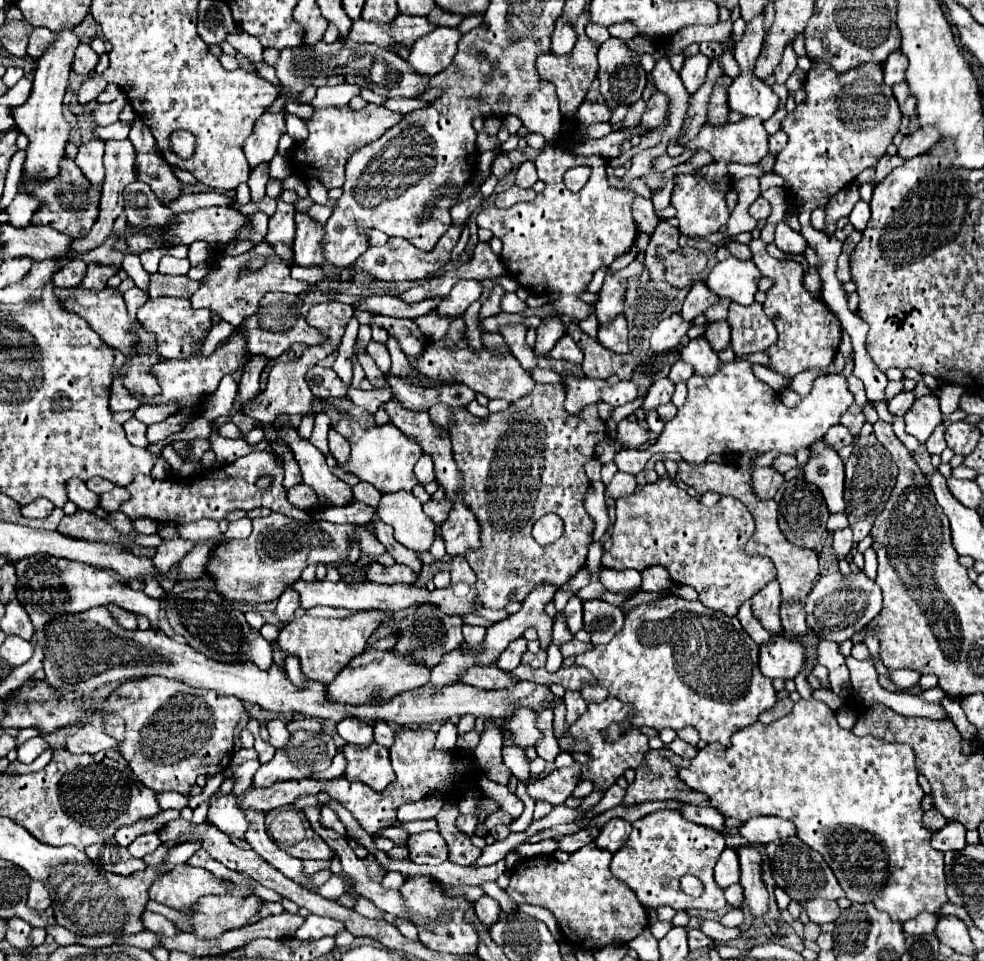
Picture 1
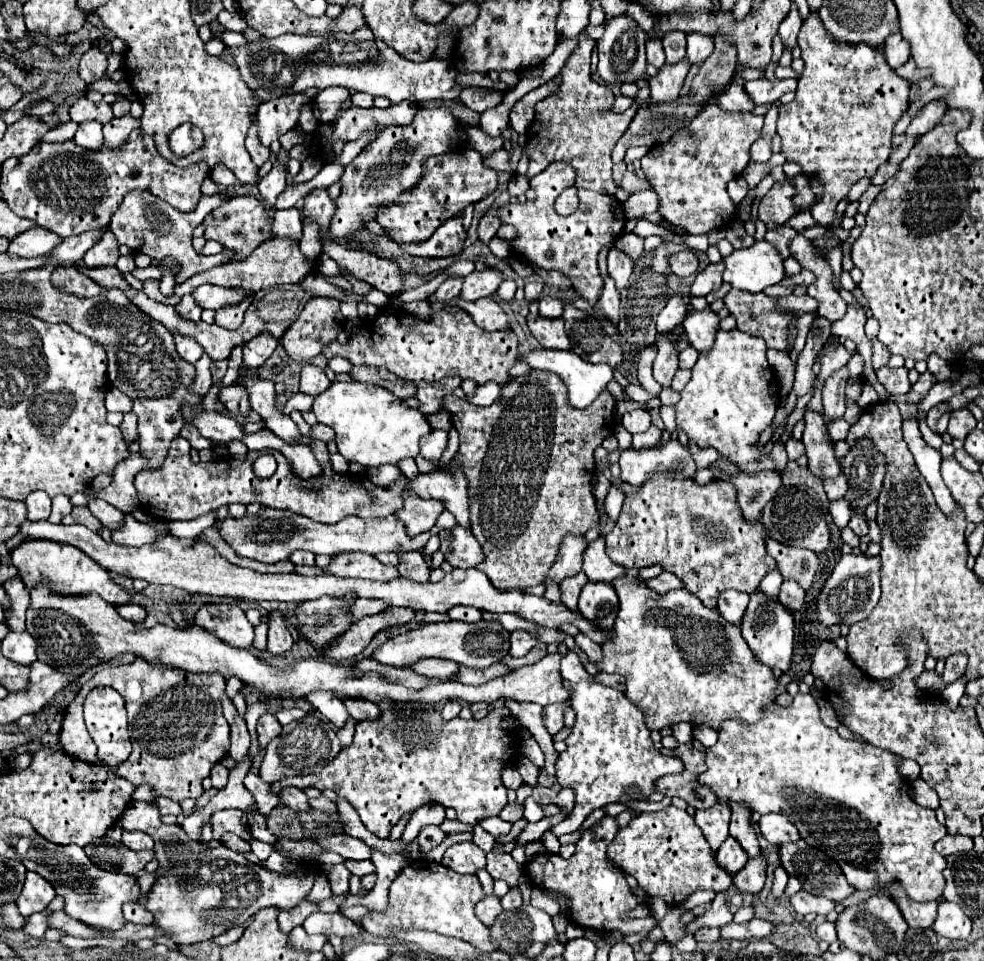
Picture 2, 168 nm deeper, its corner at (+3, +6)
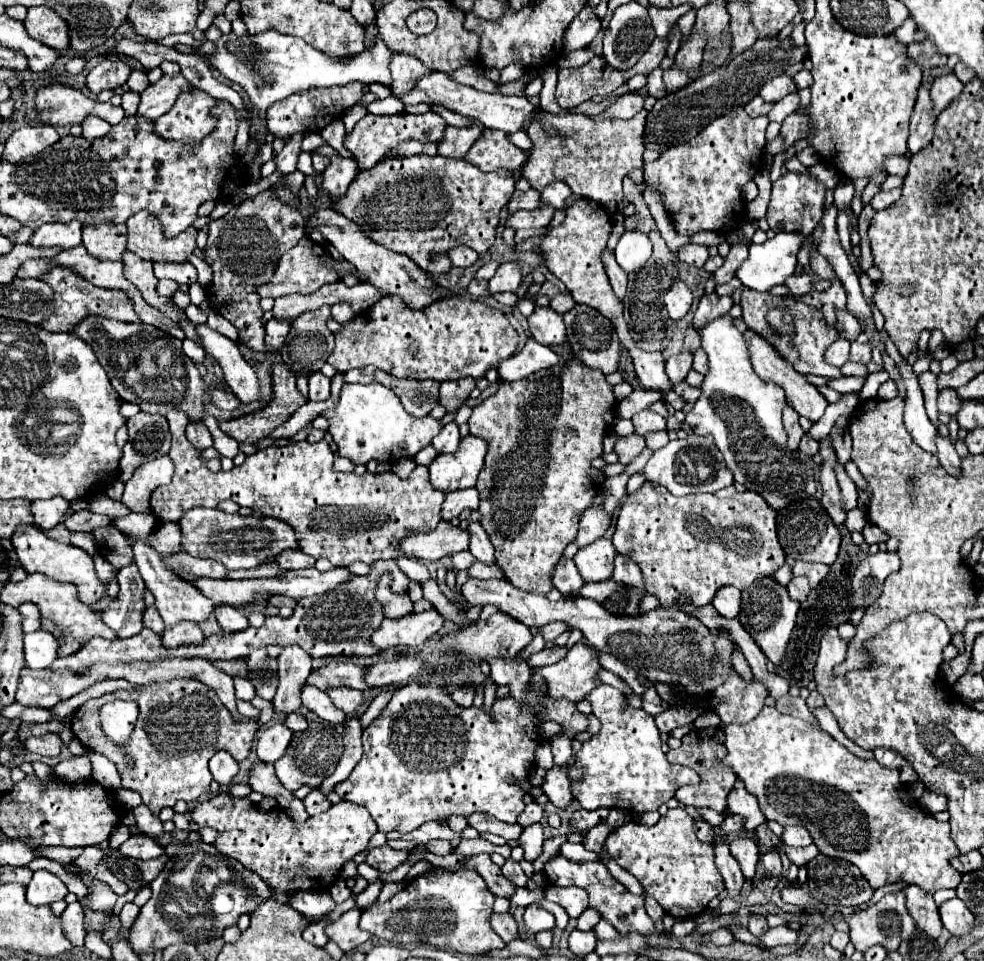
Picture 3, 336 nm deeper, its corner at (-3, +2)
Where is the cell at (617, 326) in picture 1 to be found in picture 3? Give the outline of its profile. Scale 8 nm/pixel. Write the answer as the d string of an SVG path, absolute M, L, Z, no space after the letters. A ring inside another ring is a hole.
M605 249L603 255L601 255L601 259L603 259L603 265L605 265L605 271L609 275L609 281L611 281L613 291L617 293L619 299L623 299L625 297L625 289L627 289L627 273L617 265L613 251Z

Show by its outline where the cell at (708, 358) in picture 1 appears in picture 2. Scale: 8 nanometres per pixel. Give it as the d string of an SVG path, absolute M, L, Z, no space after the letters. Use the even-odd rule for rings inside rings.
M709 307L703 311L691 309L691 315L683 321L683 329L689 337L689 345L699 353L707 353L715 343L715 335L719 331L719 317Z

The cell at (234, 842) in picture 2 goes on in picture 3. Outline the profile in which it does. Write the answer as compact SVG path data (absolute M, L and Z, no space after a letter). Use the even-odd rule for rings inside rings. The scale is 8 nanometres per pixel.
M219 793L207 801L199 801L191 811L191 819L201 828L215 829L217 839L213 845L217 851L257 873L279 903L287 903L295 891L327 889L337 879L337 873L341 873L343 863L365 851L367 841L377 833L369 811L349 801L335 803L329 811L297 823L279 807L261 811L247 797L239 799L229 793Z

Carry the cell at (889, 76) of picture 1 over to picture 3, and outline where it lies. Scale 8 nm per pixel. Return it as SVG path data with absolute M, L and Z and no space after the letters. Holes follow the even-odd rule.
M909 17L909 19L895 31L895 37L897 37L903 45L911 45L911 43L915 43L915 41L925 39L925 33L923 33L923 29L919 29L917 23Z

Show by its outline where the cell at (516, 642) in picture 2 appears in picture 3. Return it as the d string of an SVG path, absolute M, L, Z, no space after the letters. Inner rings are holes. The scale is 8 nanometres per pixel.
M555 621L555 623L547 623L545 627L541 627L541 635L547 643L551 643L555 637L559 637L561 633L565 633L569 629L567 623L561 623L561 621Z

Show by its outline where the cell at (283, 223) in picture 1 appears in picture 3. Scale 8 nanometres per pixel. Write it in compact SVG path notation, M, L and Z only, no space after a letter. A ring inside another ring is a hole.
M305 133L291 135L291 139L281 149L281 153L275 157L279 173L287 175L287 173L293 173L297 169L297 157L301 153L301 141L303 141L303 137L305 137Z

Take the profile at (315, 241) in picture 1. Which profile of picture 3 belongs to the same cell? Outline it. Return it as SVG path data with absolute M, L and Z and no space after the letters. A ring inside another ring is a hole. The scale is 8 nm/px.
M339 155L331 157L331 165L323 171L323 191L333 199L345 195L357 171L359 167L355 159L343 159Z

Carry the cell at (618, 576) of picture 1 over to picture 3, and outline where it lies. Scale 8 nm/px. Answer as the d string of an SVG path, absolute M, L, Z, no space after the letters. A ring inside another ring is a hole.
M599 539L597 543L591 543L587 547L581 547L577 555L573 557L581 577L585 583L593 581L605 581L611 579L613 575L613 557L615 557L615 547L611 539Z

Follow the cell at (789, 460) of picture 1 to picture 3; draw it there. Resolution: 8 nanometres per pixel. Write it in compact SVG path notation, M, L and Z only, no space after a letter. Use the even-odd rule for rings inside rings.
M805 433L803 439L801 439L801 445L799 445L799 451L803 451L803 453L807 453L807 455L813 457L813 455L819 453L819 441L813 439L809 433Z

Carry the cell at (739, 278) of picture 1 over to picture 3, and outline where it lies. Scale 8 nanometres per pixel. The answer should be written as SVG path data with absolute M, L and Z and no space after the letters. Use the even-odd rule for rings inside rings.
M777 233L763 245L751 245L749 257L737 269L737 279L755 291L767 291L781 285L795 273L797 253L805 237L797 233Z

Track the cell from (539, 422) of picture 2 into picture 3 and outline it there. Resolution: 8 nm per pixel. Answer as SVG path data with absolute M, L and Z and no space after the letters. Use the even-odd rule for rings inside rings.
M567 343L551 349L565 359L561 367L533 373L515 383L499 383L497 393L477 405L469 419L471 435L489 443L485 467L475 485L481 495L481 527L495 545L495 563L503 569L507 581L537 595L547 595L553 589L549 575L565 547L575 541L579 519L589 503L593 503L597 485L589 479L591 459L603 453L601 439L607 433L603 415L615 407L613 387L601 371L583 365Z

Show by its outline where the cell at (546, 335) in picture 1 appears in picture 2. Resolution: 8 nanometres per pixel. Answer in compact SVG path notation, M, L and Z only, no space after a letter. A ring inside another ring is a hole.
M541 297L539 299L539 315L549 317L549 319L557 319L563 315L563 303L555 297Z

